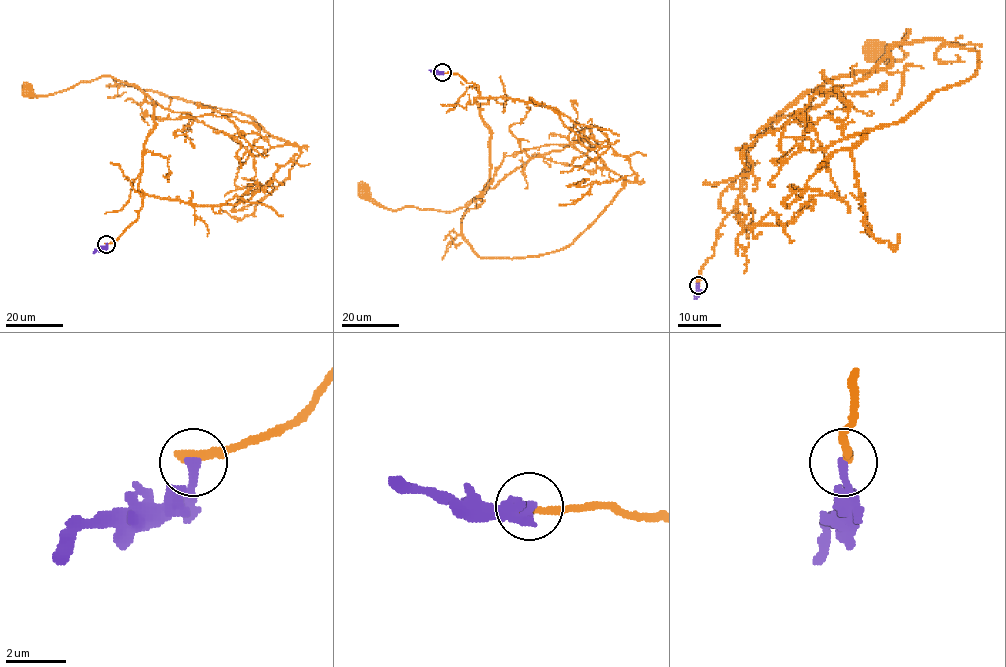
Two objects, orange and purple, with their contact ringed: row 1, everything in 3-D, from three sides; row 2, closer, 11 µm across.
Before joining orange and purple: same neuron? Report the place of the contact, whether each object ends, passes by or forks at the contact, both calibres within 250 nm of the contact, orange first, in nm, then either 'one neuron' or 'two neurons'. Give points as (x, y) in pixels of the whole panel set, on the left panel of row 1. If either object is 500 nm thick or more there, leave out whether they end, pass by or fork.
(106, 244) | orange ends | purple ends | 360/320 nm | two neurons

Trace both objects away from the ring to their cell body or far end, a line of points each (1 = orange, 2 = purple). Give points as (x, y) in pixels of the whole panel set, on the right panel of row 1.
1: (698, 285), (741, 189), (746, 150), (831, 79), (884, 69), (910, 32), (901, 60), (874, 52)
2: (698, 285), (694, 299)

